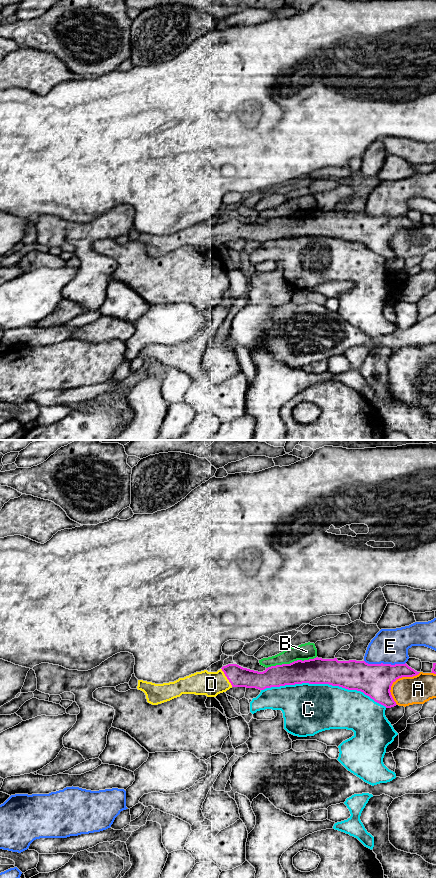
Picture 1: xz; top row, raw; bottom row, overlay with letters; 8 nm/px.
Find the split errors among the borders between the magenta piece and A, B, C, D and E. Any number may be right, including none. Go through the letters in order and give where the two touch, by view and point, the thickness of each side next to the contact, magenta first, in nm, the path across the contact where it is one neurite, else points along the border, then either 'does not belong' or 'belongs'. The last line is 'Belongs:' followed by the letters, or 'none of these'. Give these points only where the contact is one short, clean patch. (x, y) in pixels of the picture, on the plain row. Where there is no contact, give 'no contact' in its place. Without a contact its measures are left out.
A: xz (396, 231) | 280/220 nm | does not belong
B: xz (292, 214) | 200/130 nm | along xz (316, 208), (310, 211), (271, 217), (266, 220) | does not belong
C: xz (324, 235) | 240/400 nm | does not belong
D: xz (226, 228) | 160/200 nm | belongs
E: xz (385, 216) | 280/280 nm | does not belong
Belongs: D

